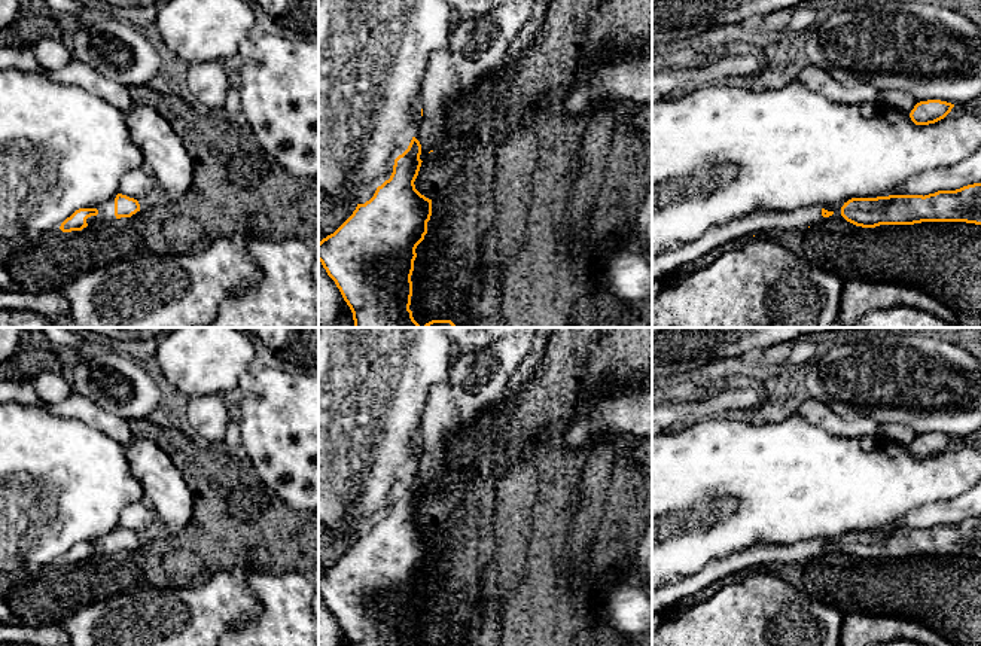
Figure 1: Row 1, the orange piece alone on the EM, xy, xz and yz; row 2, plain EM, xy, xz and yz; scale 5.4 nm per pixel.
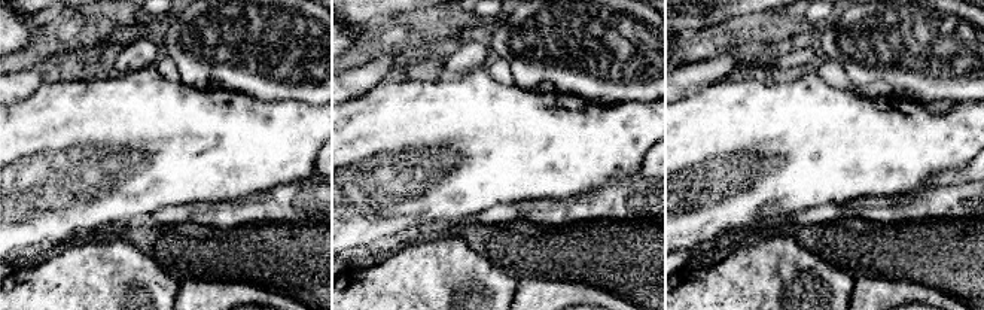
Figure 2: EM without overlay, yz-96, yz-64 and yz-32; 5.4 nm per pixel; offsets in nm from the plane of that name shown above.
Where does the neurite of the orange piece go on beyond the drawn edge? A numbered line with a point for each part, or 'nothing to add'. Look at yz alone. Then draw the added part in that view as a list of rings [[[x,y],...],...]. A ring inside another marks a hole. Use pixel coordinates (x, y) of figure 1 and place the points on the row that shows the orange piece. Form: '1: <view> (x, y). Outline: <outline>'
1: yz (800, 219). Outline: [[[820,207],[796,208],[790,211],[759,211],[738,220],[710,228],[697,241],[683,247],[652,255],[652,281],[689,265],[719,246],[740,238],[752,238],[771,229],[805,231],[826,217]]]

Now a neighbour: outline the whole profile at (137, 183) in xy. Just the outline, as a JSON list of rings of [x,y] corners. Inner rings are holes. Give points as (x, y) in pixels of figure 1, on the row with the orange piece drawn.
[[[135,168],[127,173],[119,183],[119,194],[141,199],[152,192],[153,177],[147,168]]]

